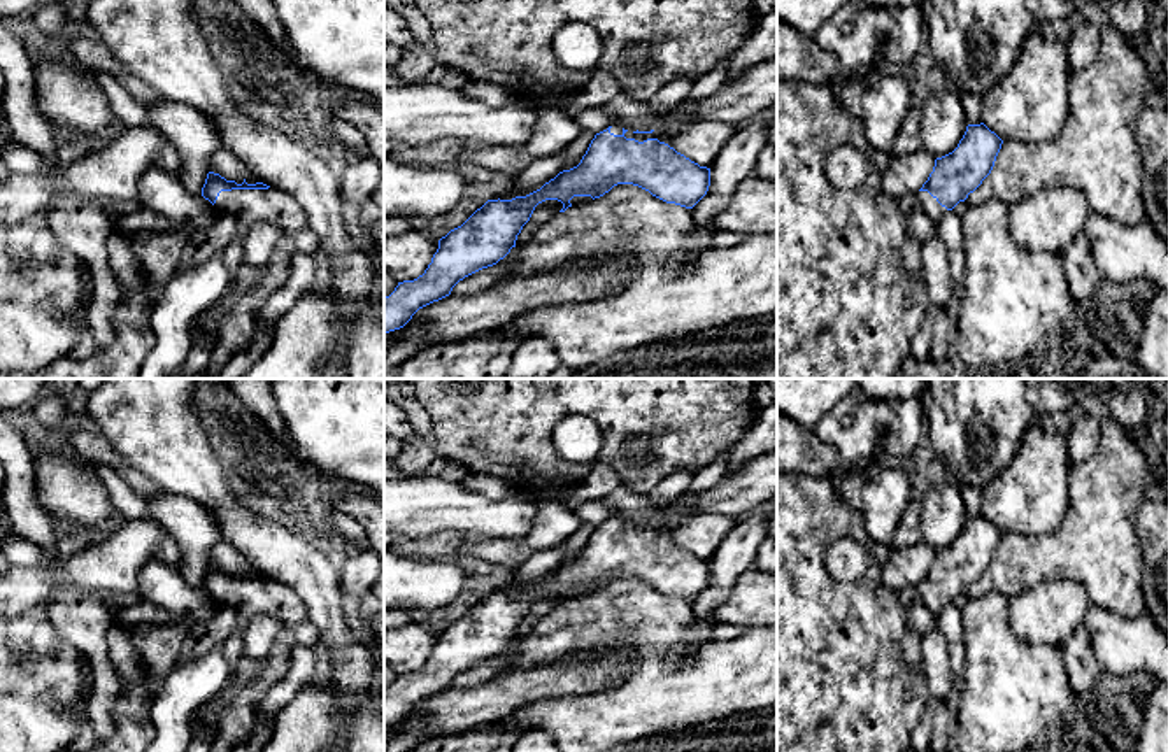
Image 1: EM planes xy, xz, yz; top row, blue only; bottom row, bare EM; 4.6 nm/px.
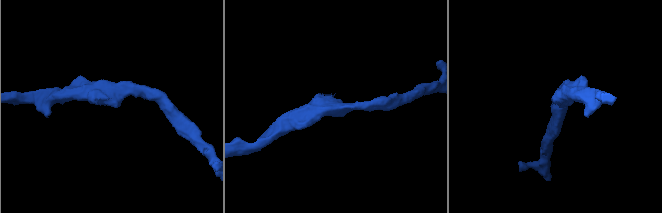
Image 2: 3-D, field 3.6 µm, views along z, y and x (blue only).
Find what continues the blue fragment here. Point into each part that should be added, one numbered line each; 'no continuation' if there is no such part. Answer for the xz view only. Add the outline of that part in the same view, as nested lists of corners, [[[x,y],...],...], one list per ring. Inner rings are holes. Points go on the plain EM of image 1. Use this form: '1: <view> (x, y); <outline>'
1: xz (672, 519); [[[668,512],[665,517],[661,517],[659,521],[656,521],[652,526],[633,526],[633,524],[626,524],[624,529],[626,531],[635,531],[638,535],[644,535],[647,531],[658,531],[659,535],[665,535],[672,529],[680,526],[684,521],[691,519],[693,515],[696,515],[696,512]]]

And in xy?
1: xy (249, 598); [[[275,580],[221,584],[214,601],[237,610],[237,629],[242,635],[254,615],[274,615],[284,624],[307,622],[302,598],[289,585]]]

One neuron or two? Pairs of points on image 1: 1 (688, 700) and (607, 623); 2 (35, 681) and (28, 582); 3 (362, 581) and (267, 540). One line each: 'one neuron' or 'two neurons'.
1: one neuron
2: two neurons
3: two neurons

